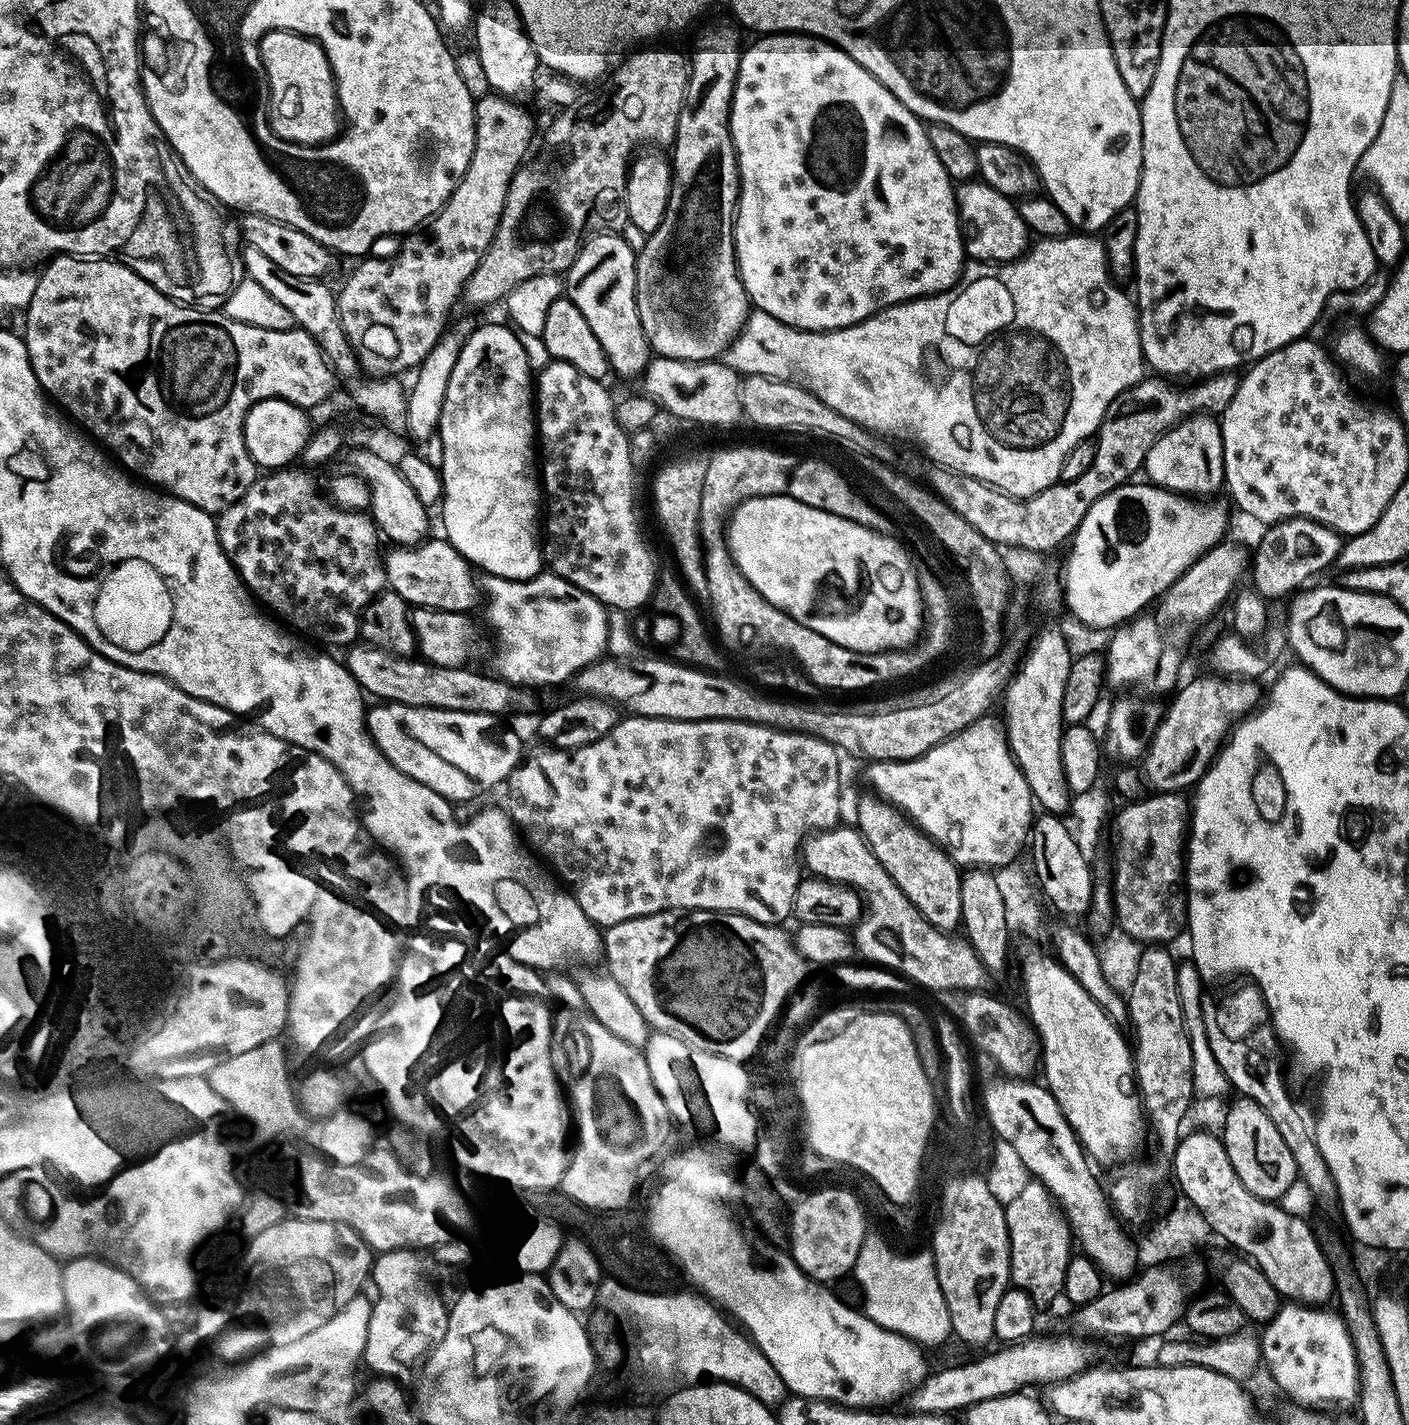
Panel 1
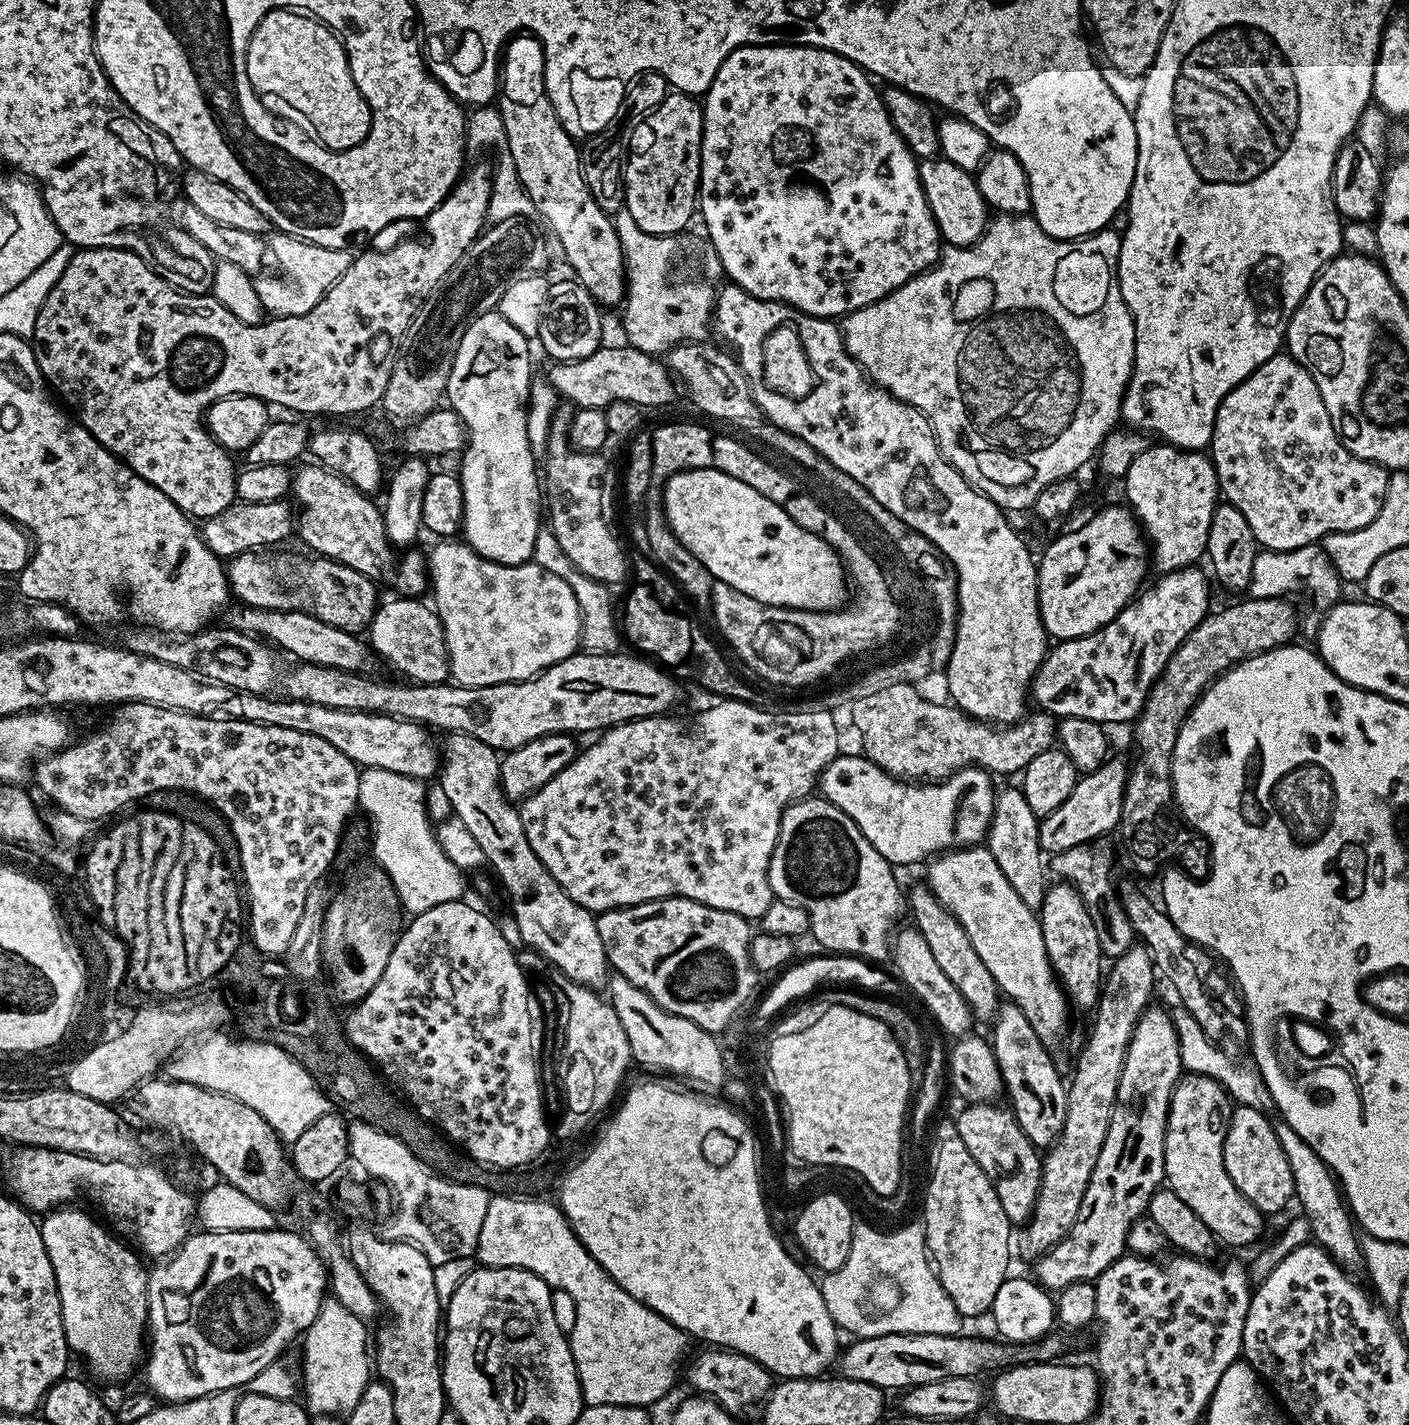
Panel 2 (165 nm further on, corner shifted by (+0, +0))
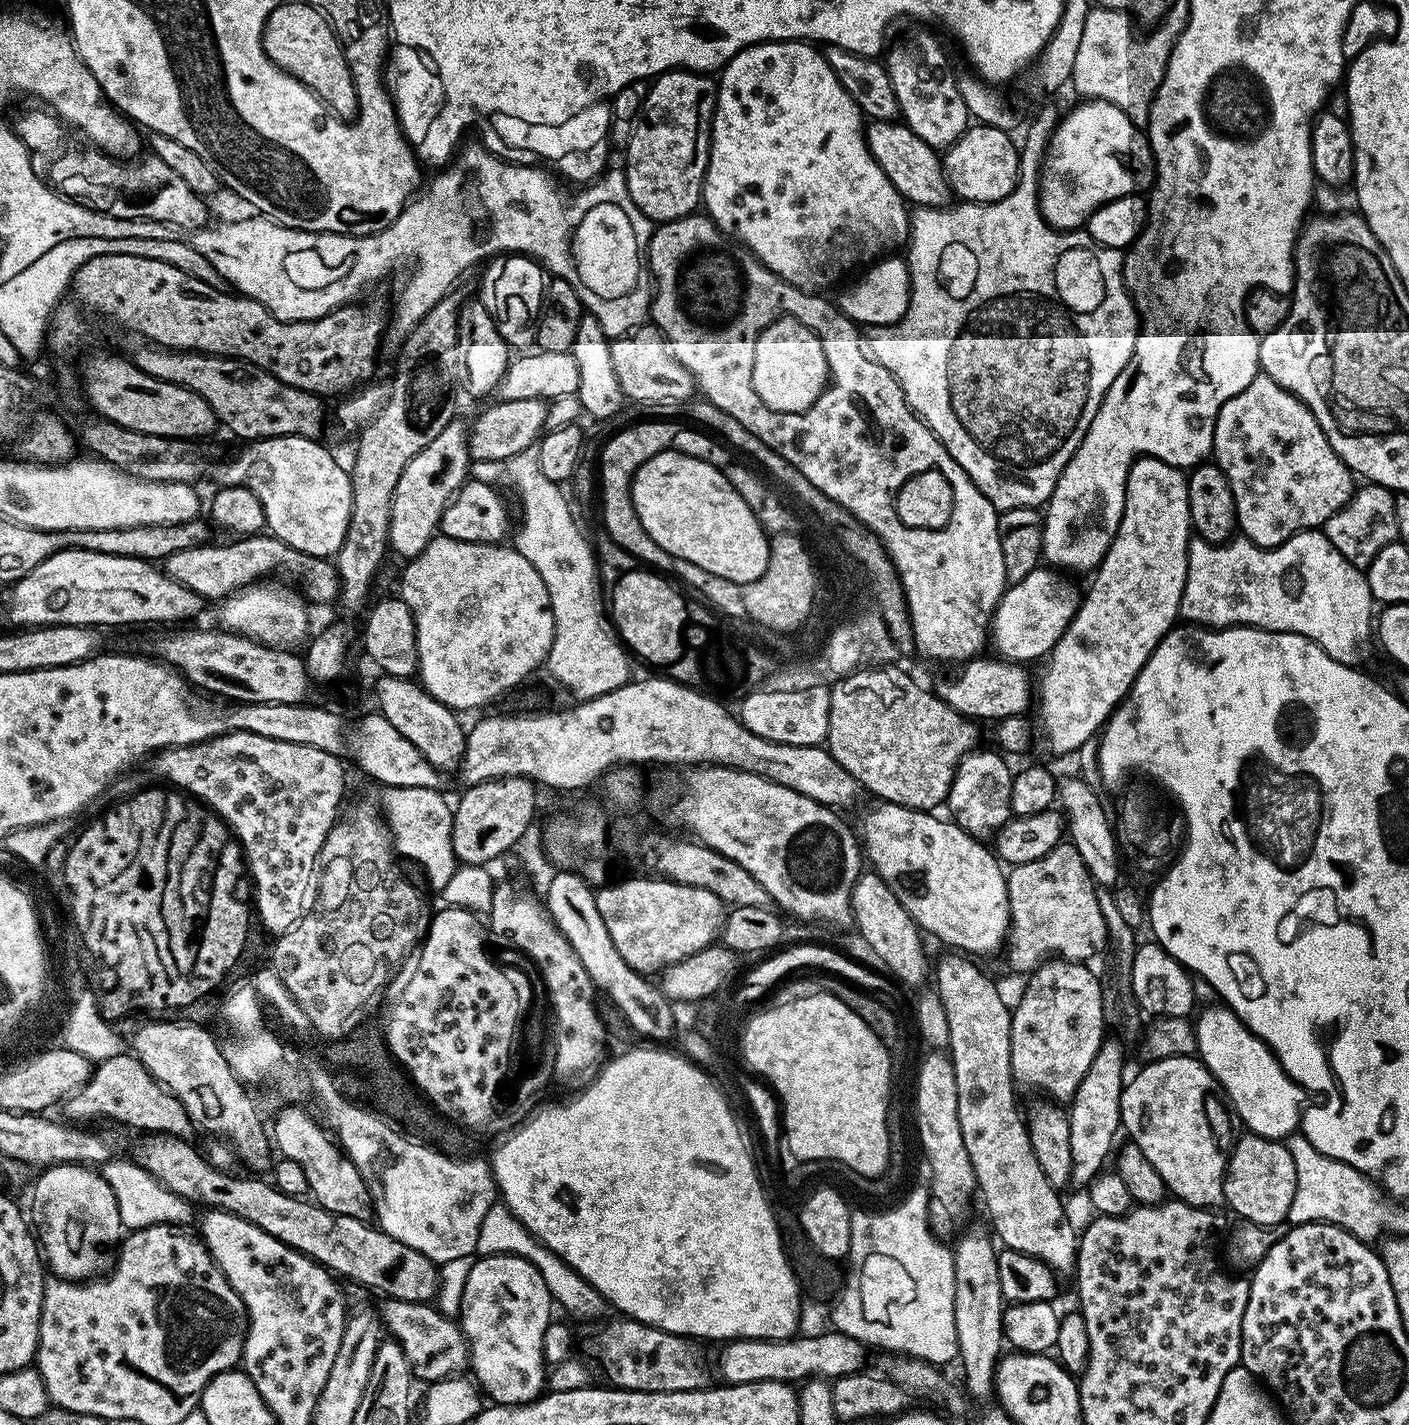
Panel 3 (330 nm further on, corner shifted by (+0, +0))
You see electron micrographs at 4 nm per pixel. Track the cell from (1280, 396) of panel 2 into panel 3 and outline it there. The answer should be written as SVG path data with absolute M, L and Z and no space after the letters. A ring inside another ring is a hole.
M1258 374L1242 394L1230 398L1216 415L1214 463L1226 474L1236 503L1239 531L1260 548L1277 548L1299 532L1311 532L1347 506L1354 495L1354 473L1330 446L1318 418L1294 394L1290 394L1274 378Z

